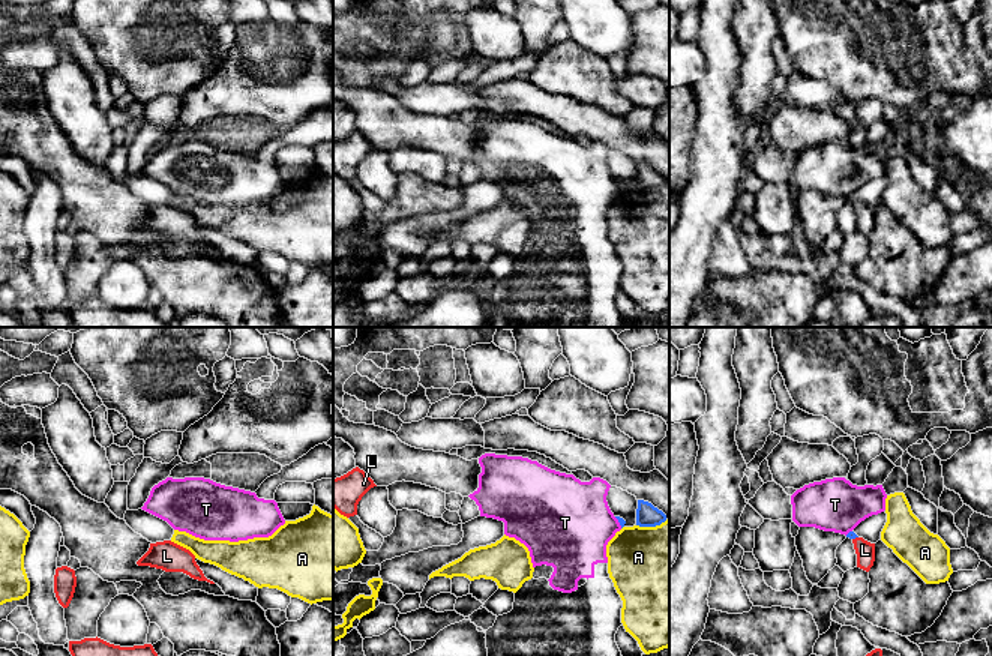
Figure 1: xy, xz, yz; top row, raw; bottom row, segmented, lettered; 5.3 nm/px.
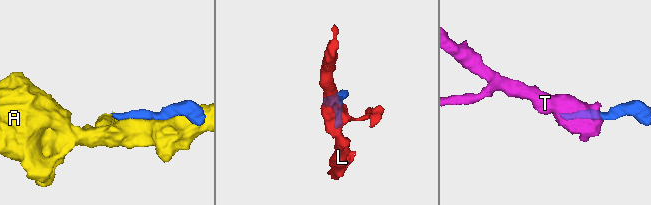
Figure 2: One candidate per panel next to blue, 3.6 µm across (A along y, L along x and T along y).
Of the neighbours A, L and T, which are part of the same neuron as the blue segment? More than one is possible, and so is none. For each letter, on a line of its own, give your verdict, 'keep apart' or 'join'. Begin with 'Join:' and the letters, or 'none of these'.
Join: none of these
A: keep apart
L: keep apart
T: keep apart

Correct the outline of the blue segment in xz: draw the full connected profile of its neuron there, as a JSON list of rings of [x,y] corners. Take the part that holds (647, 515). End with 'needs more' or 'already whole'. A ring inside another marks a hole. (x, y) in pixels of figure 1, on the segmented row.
[[[638,500],[636,525],[656,527],[666,521],[666,515],[651,503]]]; already whole

